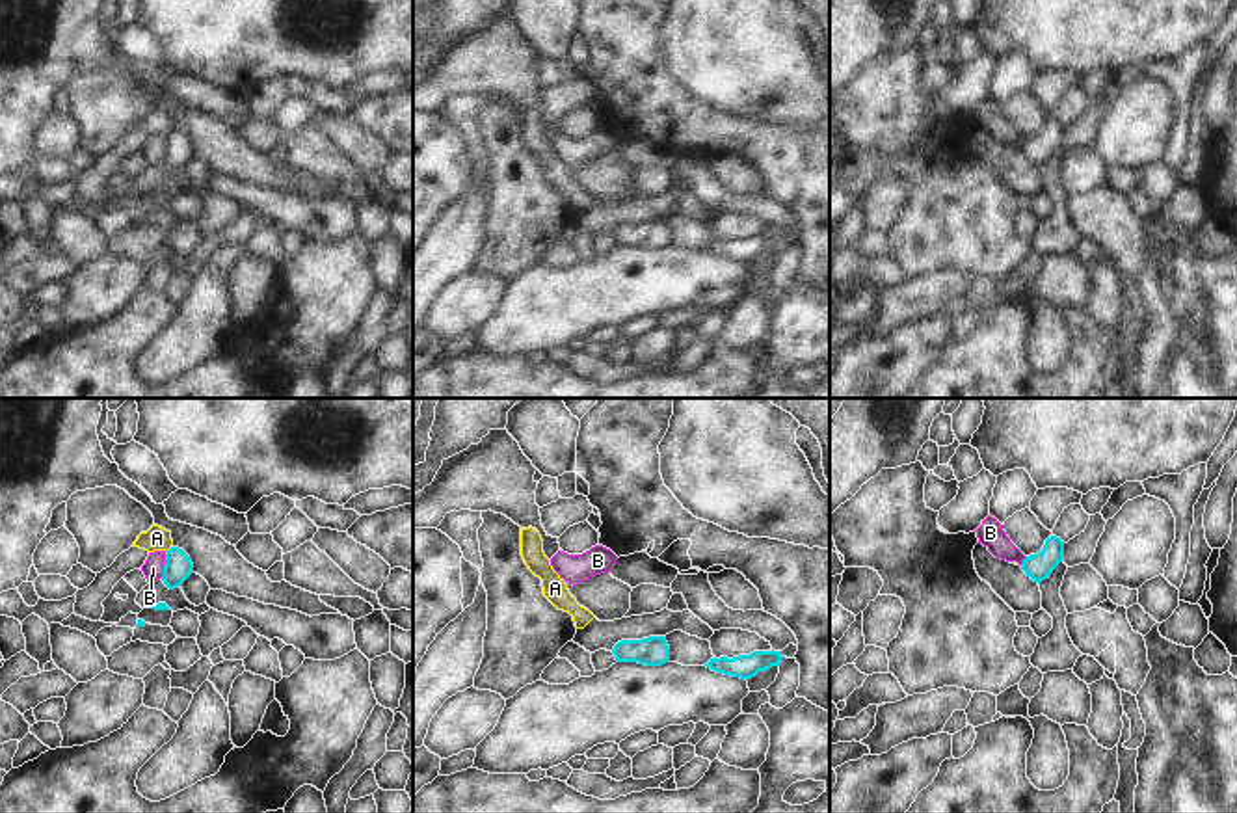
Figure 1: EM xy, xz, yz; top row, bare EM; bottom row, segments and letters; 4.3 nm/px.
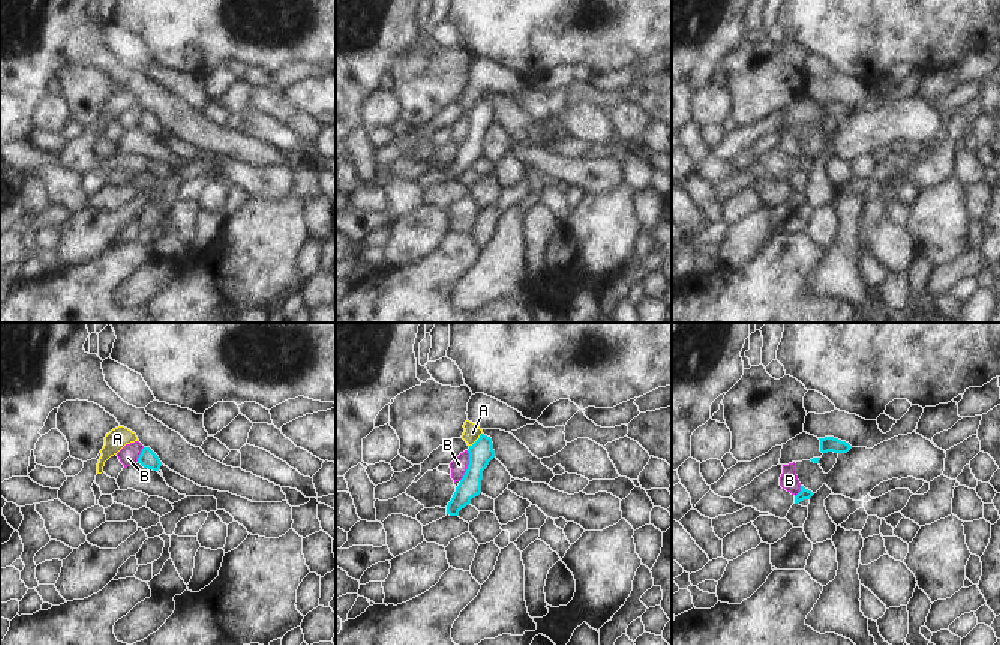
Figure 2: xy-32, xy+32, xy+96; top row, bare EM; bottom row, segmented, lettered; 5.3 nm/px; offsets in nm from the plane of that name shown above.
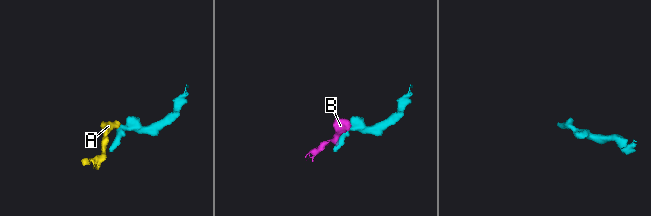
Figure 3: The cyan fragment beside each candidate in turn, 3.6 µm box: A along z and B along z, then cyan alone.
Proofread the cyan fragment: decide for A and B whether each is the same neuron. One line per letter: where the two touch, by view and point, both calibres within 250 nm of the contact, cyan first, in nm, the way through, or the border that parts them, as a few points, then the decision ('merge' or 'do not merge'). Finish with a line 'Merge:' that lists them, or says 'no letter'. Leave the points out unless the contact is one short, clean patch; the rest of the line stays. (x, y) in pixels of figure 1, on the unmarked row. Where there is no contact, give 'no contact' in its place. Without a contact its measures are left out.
A: contact xy (168, 134); calibres 120 and 110 nm; border xy (172, 131), (166, 136); do not merge
B: contact xy (164, 149); calibres 120 and 90 nm; border xy (166, 136), (160, 160); do not merge
Merge: no letter

